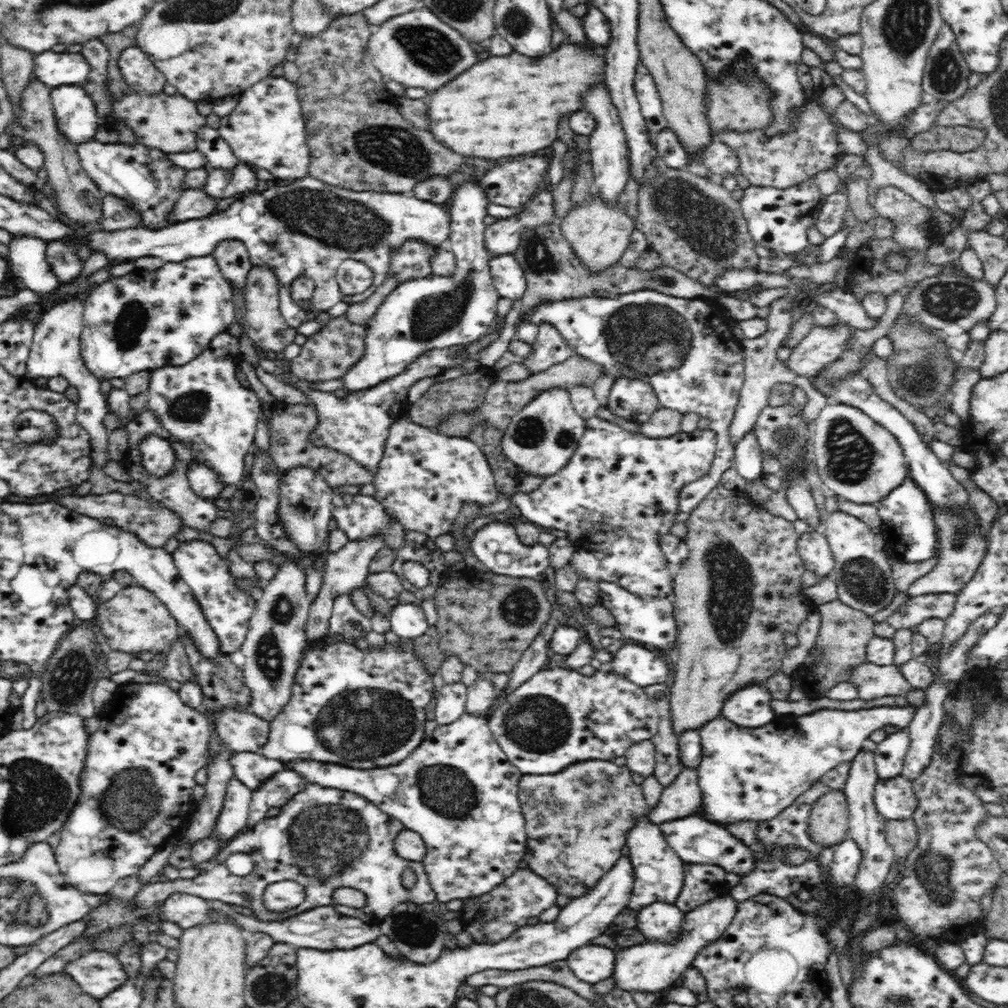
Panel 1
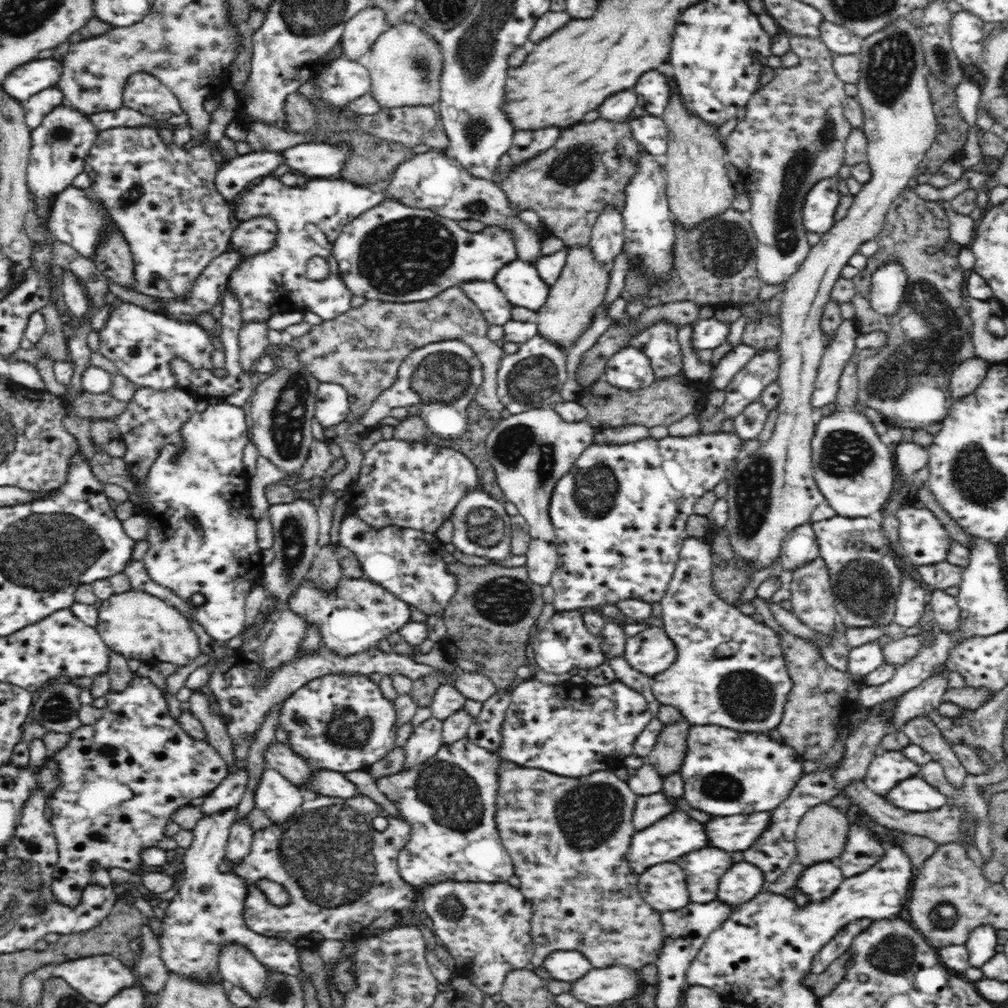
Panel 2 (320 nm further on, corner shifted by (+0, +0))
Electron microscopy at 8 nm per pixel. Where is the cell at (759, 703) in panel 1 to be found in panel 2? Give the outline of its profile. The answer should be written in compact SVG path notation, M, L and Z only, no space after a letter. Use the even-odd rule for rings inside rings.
M688 537L680 550L670 584L660 600L663 629L674 641L677 657L665 671L653 676L654 696L661 705L677 708L694 726L714 724L738 732L772 733L780 724L788 692L794 686L780 647L780 635L764 622L756 622L750 615L742 614L736 606L722 601L714 591L712 580L711 546L702 538ZM722 644L736 646L736 652L718 658L716 650Z

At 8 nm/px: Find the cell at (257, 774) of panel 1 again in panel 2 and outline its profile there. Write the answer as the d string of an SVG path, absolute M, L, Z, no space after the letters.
M266 768L254 795L255 808L263 811L271 823L280 825L289 820L303 804L304 793L284 779L276 770Z

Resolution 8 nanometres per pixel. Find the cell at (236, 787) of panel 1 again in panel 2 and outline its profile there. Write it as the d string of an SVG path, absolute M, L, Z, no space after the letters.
M238 808L220 811L204 816L194 826L192 843L182 860L184 879L169 896L169 905L161 920L162 932L156 936L160 958L170 972L205 984L214 984L223 979L218 970L218 961L220 950L226 944L241 944L250 949L267 970L292 976L301 972L297 946L286 939L262 936L245 925L244 900L249 892L246 880L232 872L220 871L236 814Z

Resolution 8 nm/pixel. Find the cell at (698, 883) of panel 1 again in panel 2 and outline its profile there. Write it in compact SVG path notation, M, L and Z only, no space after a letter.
M708 846L675 860L686 876L690 901L706 904L716 900L719 881L733 863L730 855L720 848Z

